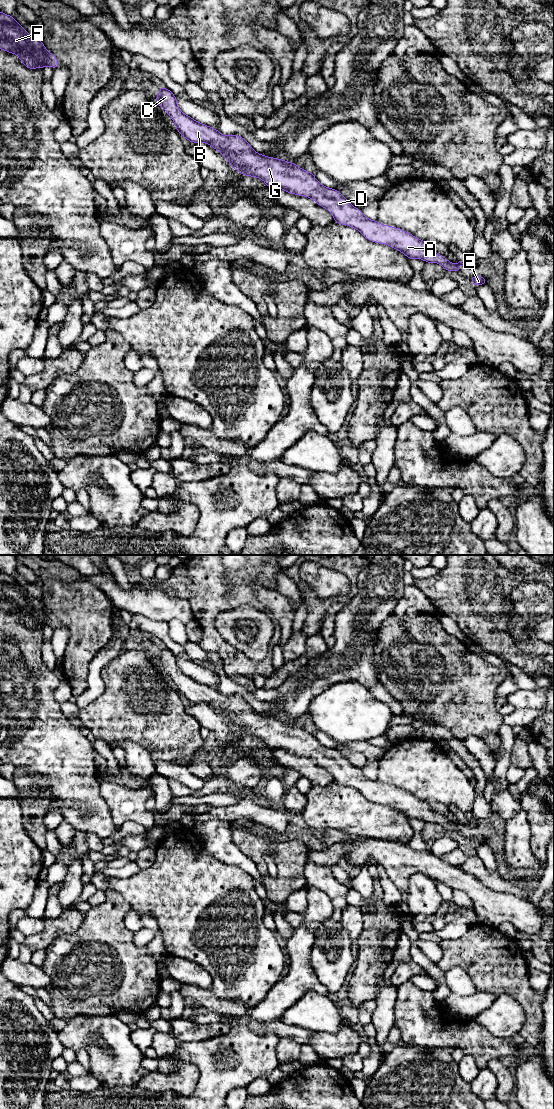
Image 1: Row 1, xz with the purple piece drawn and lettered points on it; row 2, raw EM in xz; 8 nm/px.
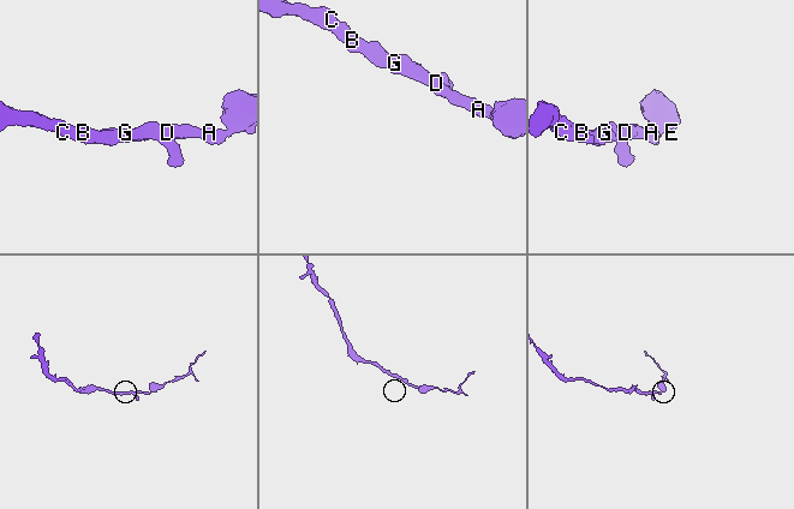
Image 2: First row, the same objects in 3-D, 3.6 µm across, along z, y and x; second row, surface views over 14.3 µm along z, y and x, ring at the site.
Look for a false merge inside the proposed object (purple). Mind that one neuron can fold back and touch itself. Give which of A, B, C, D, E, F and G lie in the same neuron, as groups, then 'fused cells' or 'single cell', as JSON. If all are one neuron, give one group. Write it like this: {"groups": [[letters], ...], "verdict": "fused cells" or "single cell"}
{"groups": [["A", "B", "C", "D", "E", "F", "G"]], "verdict": "single cell"}

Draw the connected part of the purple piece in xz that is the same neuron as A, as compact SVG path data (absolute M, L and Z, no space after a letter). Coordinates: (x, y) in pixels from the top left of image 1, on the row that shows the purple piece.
M162 85L155 98L157 105L172 118L182 137L192 143L209 144L224 155L232 168L242 176L256 177L262 179L269 188L311 198L327 209L336 223L357 229L367 240L386 244L402 252L409 260L422 259L426 263L438 263L444 270L458 273L464 265L461 261L456 264L448 261L433 251L426 241L403 229L368 219L339 190L322 185L313 172L300 168L297 163L261 155L242 136L224 135L215 128L197 122L180 110L176 96Z

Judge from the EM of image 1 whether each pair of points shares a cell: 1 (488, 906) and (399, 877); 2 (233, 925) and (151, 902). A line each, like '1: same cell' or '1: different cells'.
1: same cell
2: same cell

